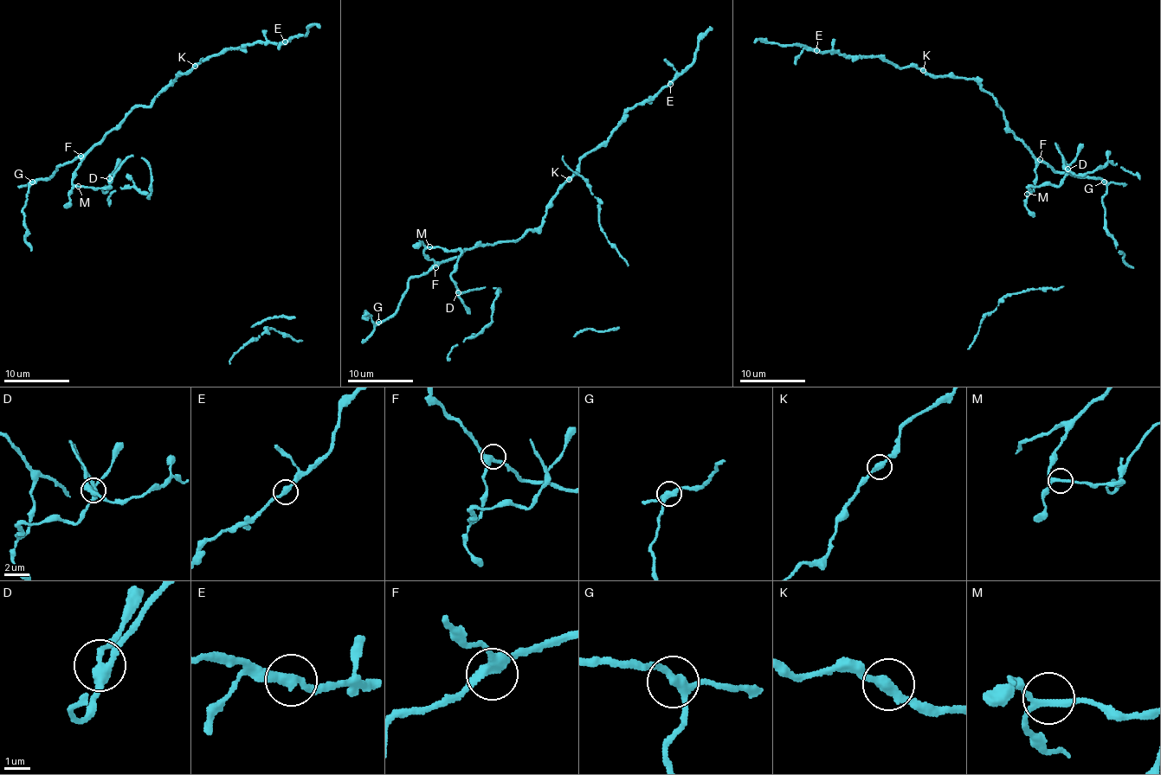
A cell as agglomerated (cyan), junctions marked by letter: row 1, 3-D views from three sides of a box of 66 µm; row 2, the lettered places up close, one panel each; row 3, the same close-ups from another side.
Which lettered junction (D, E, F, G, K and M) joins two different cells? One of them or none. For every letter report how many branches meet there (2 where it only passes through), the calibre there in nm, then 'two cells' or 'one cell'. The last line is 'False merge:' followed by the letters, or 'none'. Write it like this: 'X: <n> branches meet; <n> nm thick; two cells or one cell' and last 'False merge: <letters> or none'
D: 3 branches meet; 320 nm thick; two cells
E: 2 branches meet; 360 nm thick; one cell
F: 3 branches meet; 320 nm thick; one cell
G: 3 branches meet; 320 nm thick; one cell
K: 2 branches meet; 340 nm thick; one cell
M: 3 branches meet; 200 nm thick; one cell
False merge: D

